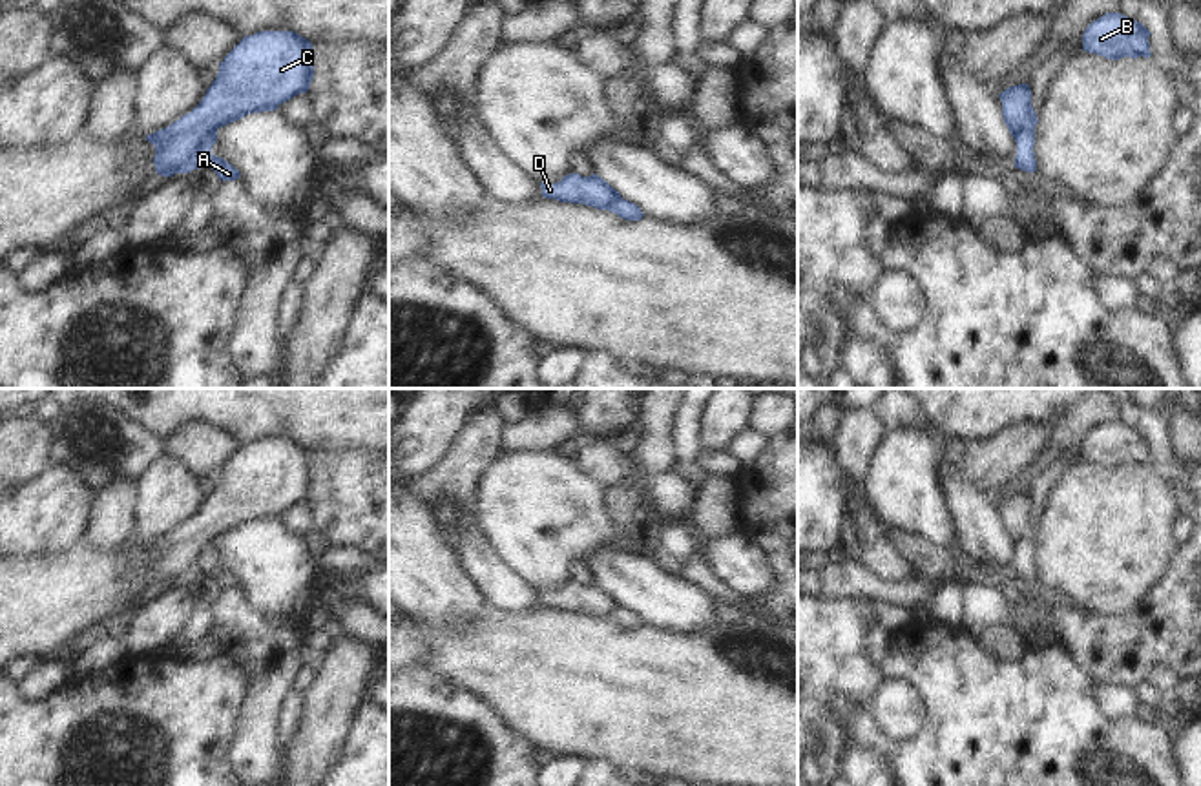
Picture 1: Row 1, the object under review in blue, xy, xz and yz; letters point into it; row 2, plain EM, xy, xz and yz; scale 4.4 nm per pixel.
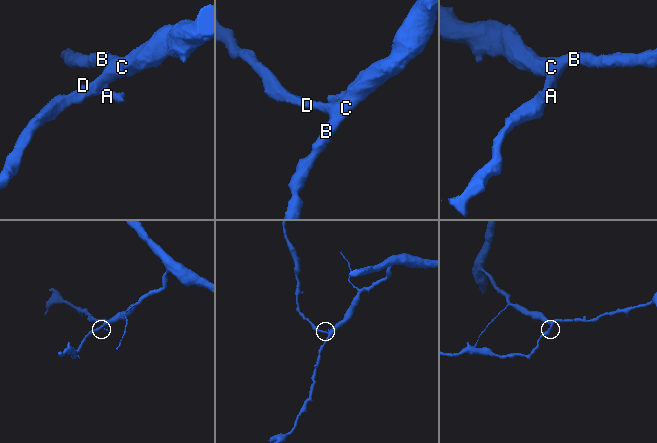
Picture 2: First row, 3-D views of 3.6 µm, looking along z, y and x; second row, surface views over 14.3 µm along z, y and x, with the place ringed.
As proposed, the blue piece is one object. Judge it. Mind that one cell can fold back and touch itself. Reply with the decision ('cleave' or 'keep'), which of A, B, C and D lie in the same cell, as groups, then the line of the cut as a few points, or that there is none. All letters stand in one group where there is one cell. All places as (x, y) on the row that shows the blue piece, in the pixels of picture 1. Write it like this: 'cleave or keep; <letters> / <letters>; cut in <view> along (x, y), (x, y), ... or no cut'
cleave; A / B C D; cut in xy along (216, 130), (196, 155), (192, 168)

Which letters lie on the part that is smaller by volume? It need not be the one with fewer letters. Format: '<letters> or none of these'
A

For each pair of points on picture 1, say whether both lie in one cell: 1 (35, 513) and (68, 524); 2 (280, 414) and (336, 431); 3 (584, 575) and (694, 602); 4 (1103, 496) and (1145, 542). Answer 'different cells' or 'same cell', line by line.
1: same cell
2: same cell
3: different cells
4: same cell

